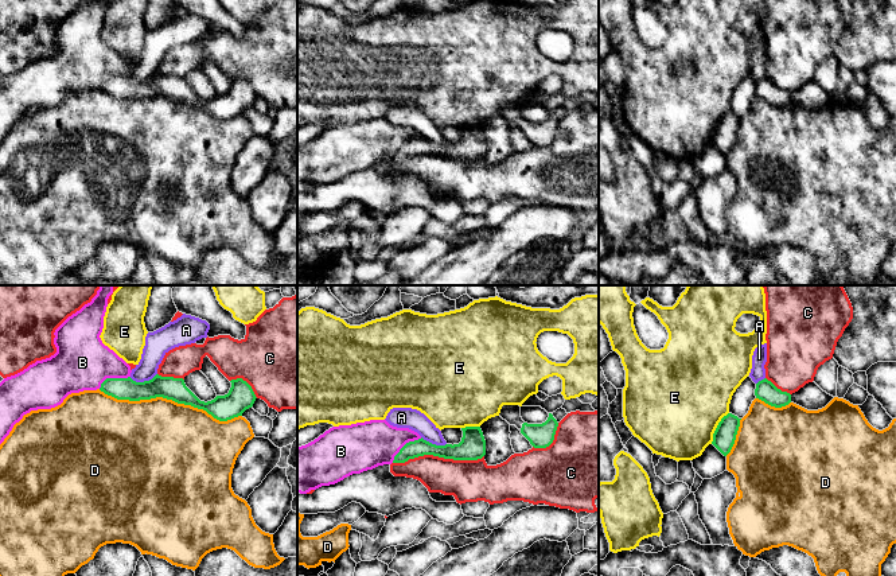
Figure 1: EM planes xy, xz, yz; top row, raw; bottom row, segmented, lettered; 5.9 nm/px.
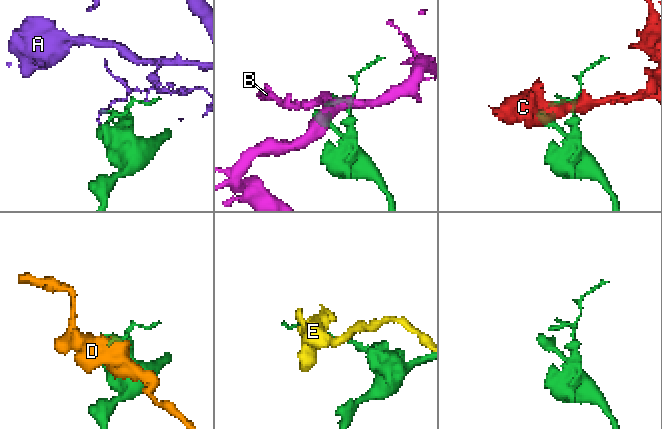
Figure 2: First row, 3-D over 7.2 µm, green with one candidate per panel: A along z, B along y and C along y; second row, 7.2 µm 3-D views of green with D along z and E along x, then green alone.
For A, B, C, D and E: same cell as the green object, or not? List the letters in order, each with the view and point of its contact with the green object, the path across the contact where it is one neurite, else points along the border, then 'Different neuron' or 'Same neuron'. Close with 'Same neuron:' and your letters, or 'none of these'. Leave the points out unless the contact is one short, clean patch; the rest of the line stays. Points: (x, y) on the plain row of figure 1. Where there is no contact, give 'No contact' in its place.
A: Touches green at xy (144, 80). Boundary: xy (156, 72), (143, 80), (133, 80), (129, 76). Different neuron
B: Touches green at xz (404, 144). Boundary: xz (421, 136), (408, 140), (392, 160). Different neuron
C: Touches green at xz (437, 154). Different neuron
D: Touches green at xy (170, 97). Different neuron
E: Touches green at yz (716, 127). Different neuron
Same neuron: none of these

